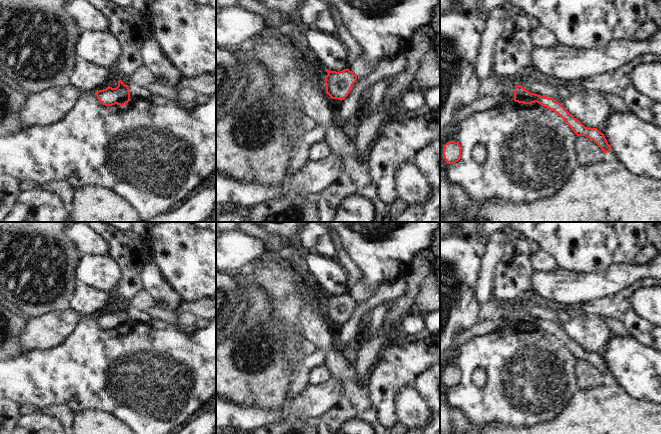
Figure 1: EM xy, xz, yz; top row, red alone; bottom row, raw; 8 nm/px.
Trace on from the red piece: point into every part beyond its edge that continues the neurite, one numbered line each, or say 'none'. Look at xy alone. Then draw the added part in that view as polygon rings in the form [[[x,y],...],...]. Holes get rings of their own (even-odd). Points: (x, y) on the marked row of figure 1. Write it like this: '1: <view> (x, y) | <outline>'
none

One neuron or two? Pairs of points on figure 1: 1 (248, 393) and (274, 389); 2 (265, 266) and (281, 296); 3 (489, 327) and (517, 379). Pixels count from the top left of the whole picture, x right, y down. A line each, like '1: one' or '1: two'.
1: one
2: one
3: two

